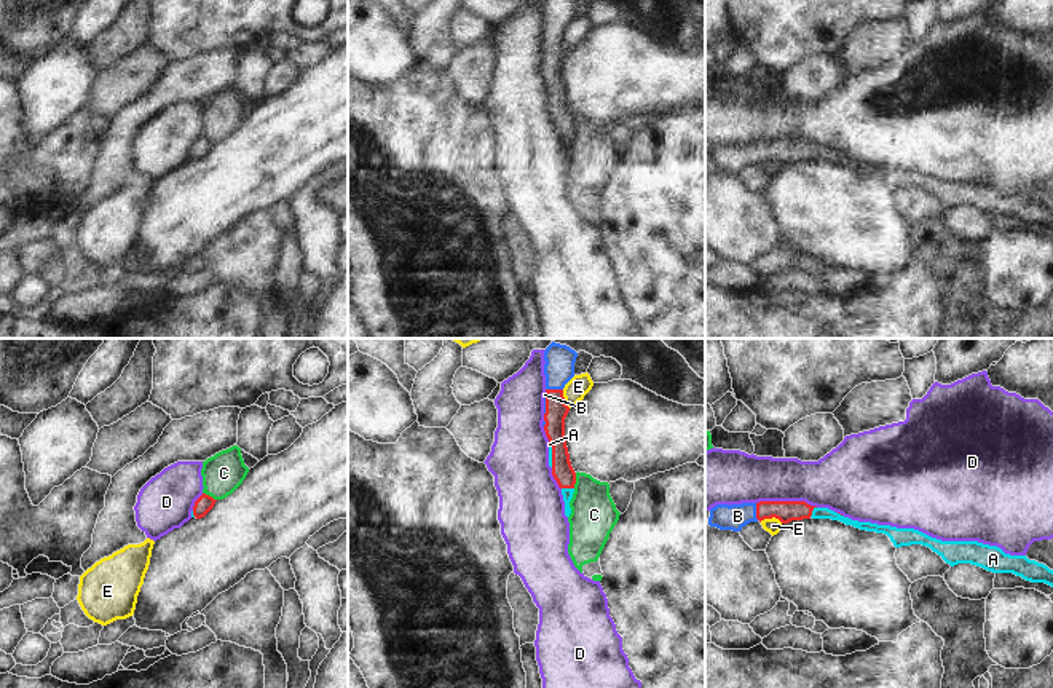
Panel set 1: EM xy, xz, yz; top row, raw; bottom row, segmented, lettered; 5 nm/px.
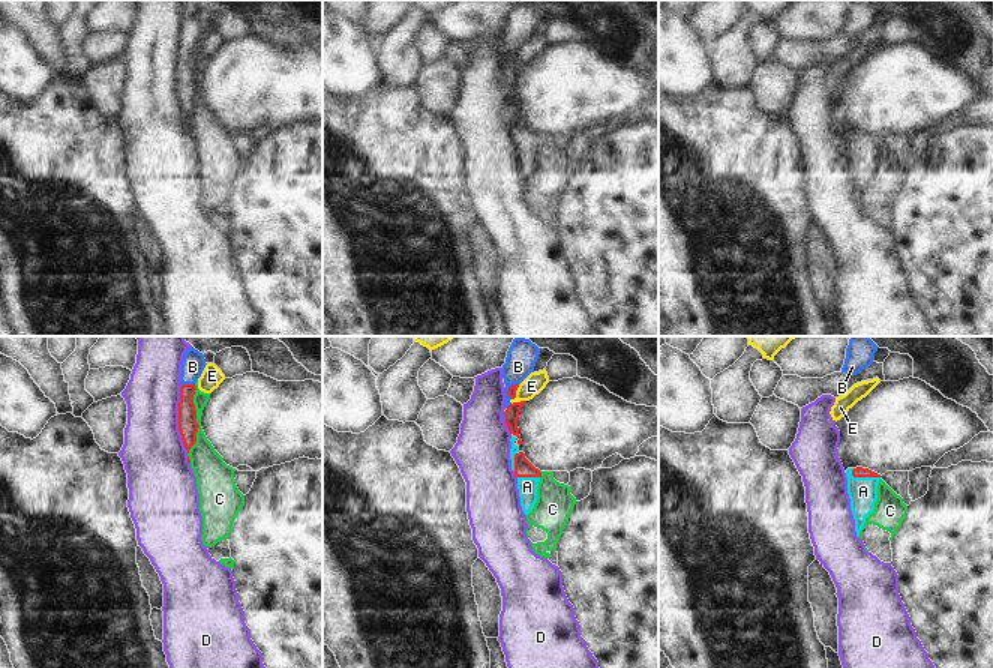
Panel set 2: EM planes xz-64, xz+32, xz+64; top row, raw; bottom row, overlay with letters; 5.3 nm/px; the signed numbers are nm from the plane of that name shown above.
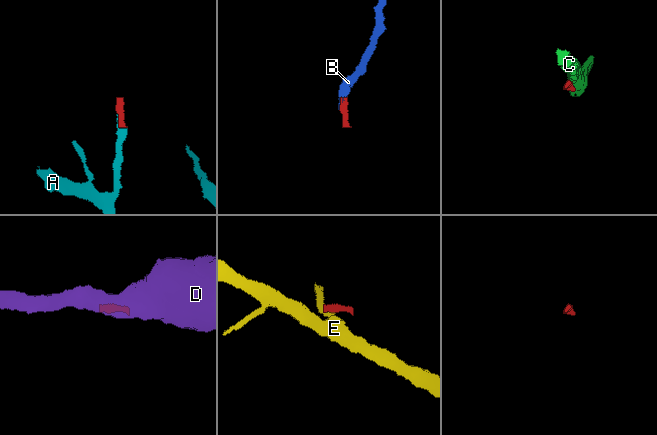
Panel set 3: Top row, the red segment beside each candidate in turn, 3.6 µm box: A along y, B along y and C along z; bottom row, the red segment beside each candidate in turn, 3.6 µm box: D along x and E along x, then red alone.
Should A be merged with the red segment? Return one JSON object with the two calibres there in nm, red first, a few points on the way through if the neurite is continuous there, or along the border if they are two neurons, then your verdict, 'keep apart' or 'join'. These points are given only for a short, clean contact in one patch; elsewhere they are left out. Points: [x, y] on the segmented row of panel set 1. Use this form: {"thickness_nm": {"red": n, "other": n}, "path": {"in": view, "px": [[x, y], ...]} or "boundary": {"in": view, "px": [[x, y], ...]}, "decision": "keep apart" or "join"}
{"thickness_nm": {"red": 110, "other": 50}, "path": {"in": "xz", "px": [[562, 470], [568, 487], [567, 494]]}, "decision": "join"}

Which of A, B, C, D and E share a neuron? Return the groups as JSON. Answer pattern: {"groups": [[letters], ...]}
{"groups": [["A", "B"], ["C"], ["D"], ["E"]]}

